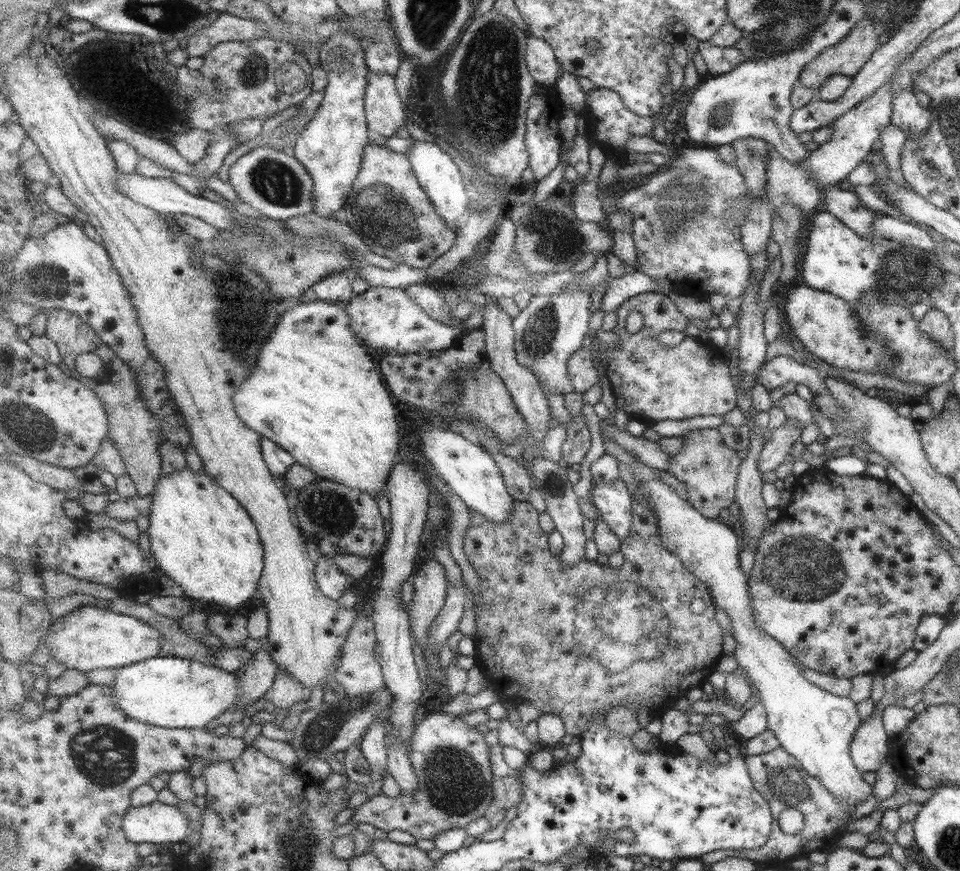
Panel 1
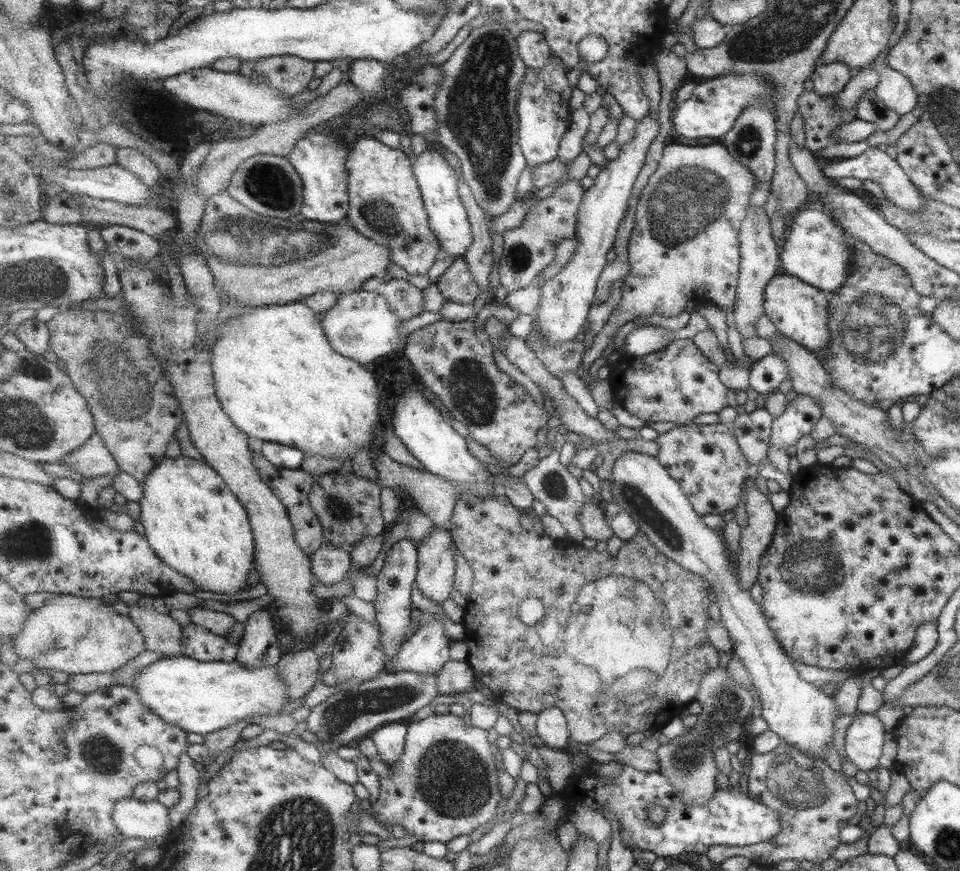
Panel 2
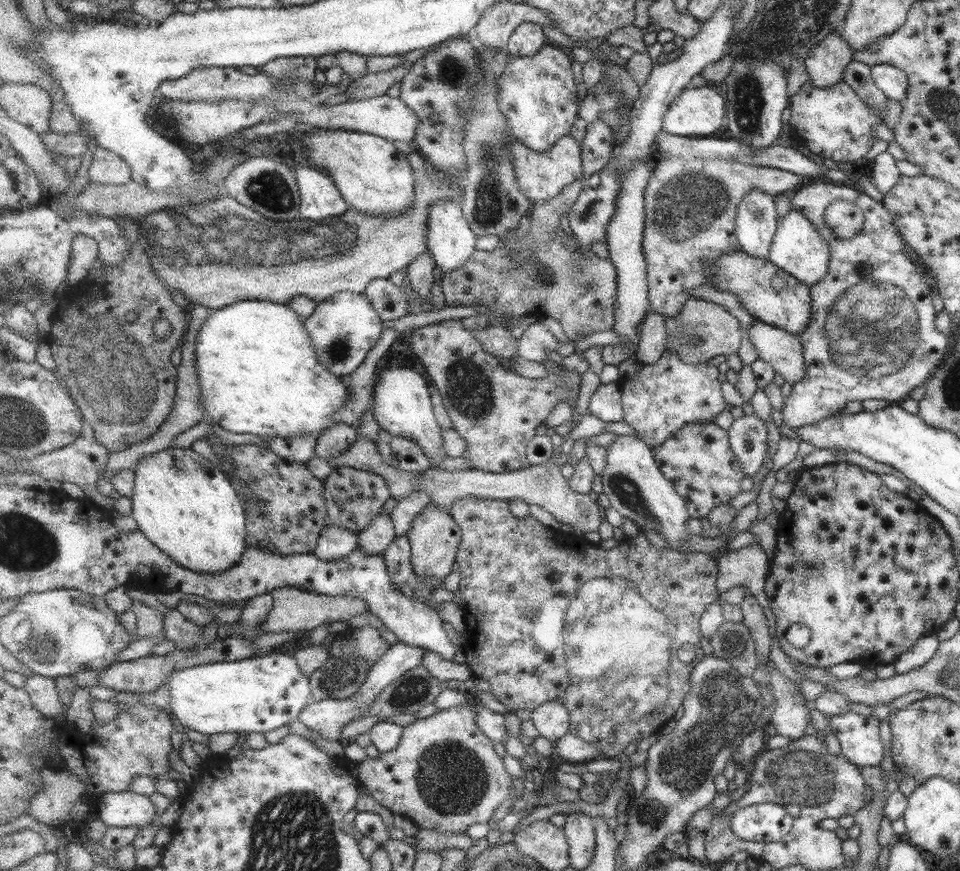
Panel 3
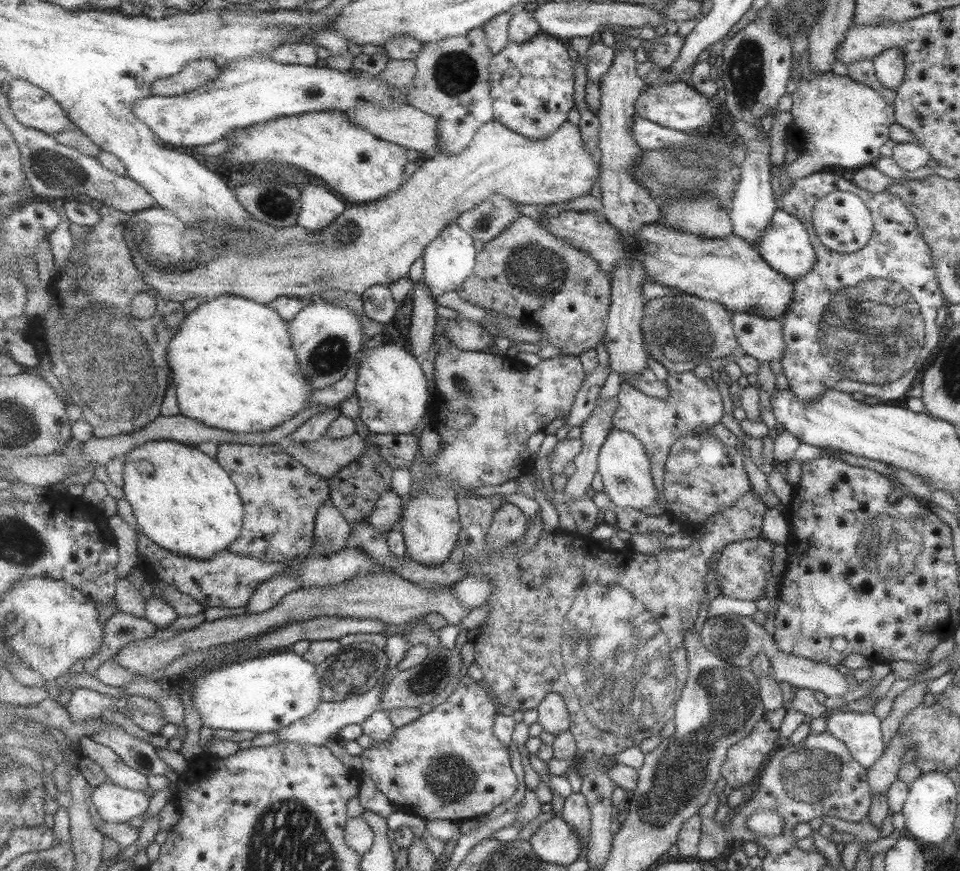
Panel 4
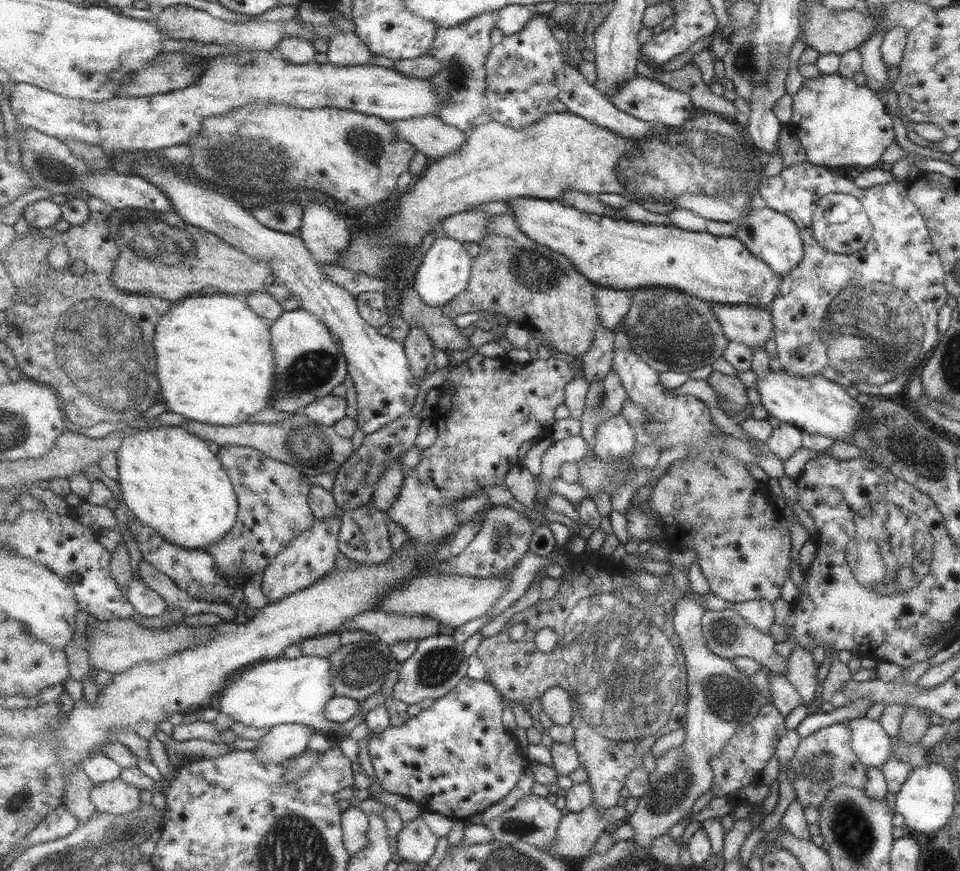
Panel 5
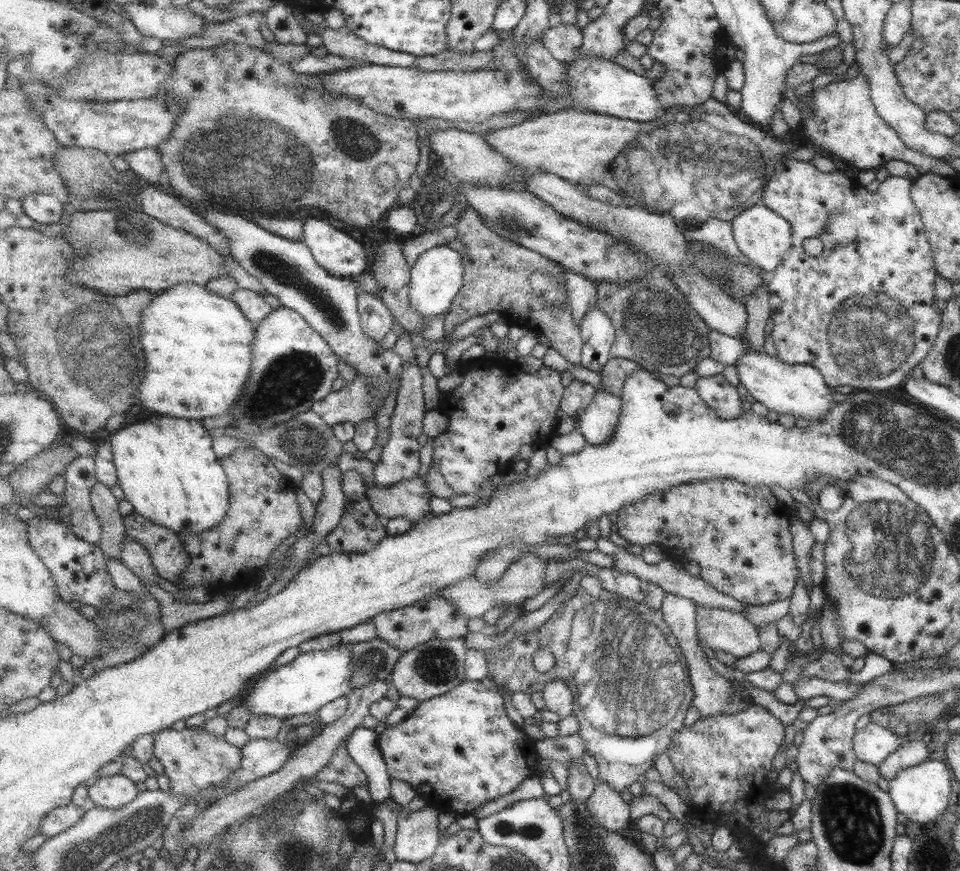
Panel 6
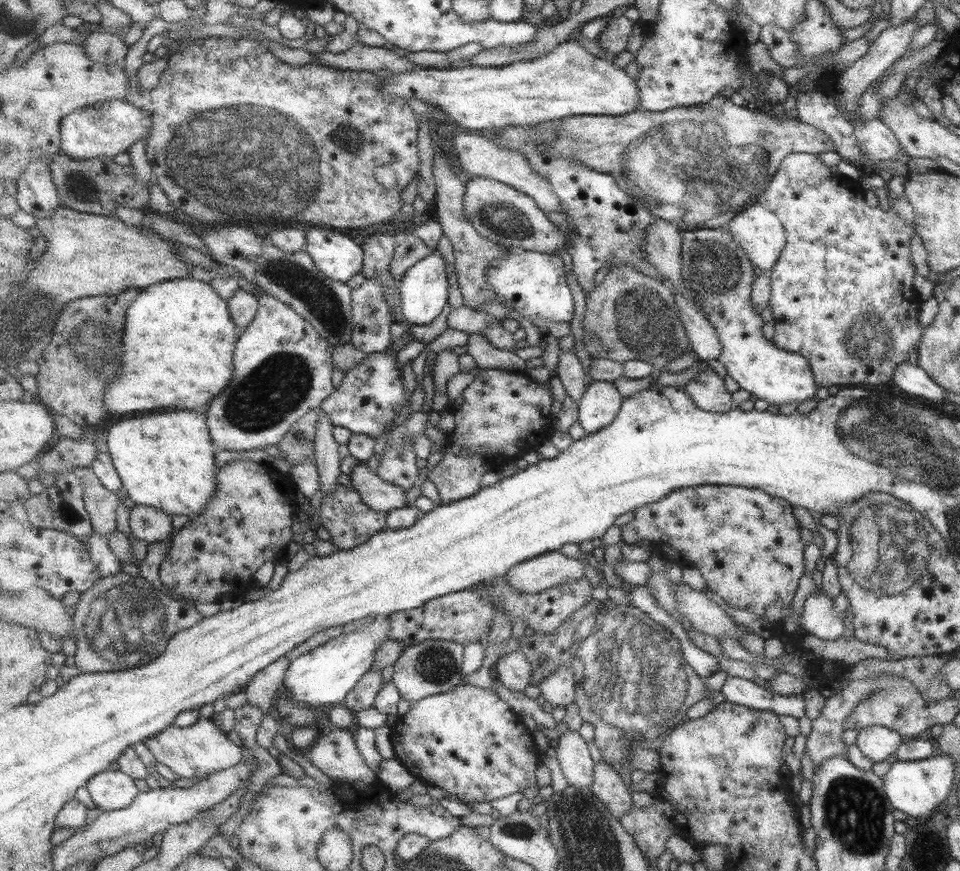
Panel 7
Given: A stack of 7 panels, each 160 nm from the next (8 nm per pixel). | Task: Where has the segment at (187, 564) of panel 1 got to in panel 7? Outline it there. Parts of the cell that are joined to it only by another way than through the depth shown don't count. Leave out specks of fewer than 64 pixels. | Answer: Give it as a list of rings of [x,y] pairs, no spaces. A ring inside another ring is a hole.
[[[190,410],[161,411],[161,414],[119,422],[108,430],[107,435],[106,452],[112,457],[124,489],[135,505],[152,506],[170,515],[183,514],[191,520],[208,507],[218,485],[217,471],[215,472],[215,454],[218,449],[211,437],[207,413]]]

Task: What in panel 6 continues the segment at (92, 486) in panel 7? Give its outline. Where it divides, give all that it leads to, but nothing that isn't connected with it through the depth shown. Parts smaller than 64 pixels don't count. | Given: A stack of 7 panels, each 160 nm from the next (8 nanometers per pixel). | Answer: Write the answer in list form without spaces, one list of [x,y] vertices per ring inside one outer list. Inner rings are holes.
[[[98,483],[92,490],[92,503],[102,526],[99,545],[109,559],[120,559],[127,530],[119,512],[119,500],[109,486]]]

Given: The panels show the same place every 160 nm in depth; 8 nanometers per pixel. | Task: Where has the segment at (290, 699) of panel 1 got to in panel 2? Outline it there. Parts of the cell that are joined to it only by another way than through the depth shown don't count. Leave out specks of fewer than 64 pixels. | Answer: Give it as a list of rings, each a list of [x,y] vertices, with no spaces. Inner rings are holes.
[[[315,650],[287,651],[278,662],[282,679],[288,684],[288,698],[303,698],[319,680],[319,656]]]

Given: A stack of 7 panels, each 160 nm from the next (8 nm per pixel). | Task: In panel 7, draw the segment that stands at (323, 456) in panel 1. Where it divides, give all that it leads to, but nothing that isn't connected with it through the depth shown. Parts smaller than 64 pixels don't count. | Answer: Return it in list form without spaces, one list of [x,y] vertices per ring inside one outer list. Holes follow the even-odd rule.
[[[187,277],[166,280],[144,288],[127,312],[127,326],[123,334],[123,368],[104,390],[104,401],[109,414],[129,414],[141,410],[190,410],[207,413],[211,400],[233,378],[233,358],[237,340],[237,325],[229,313],[229,304],[205,283]]]

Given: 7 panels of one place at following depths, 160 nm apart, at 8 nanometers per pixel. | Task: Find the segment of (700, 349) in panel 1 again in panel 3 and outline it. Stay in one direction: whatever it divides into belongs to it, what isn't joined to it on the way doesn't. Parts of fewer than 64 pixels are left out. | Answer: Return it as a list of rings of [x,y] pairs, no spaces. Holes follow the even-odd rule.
[[[541,320],[525,330],[519,339],[519,357],[541,364],[551,352],[556,352],[557,342]],[[668,349],[659,362],[656,362],[655,365],[643,365],[643,369],[633,377],[633,379],[625,379],[620,378],[618,380],[618,384],[621,388],[622,392],[622,405],[624,410],[624,421],[629,424],[629,426],[633,427],[635,430],[637,437],[643,440],[652,450],[657,450],[661,447],[662,443],[665,443],[675,432],[680,431],[681,428],[690,424],[697,423],[713,423],[715,422],[715,418],[723,412],[723,410],[729,410],[729,404],[725,402],[725,398],[723,398],[723,392],[721,392],[721,380],[719,380],[719,376],[721,376],[722,367],[717,366],[709,366],[709,364],[687,364],[684,360],[681,360],[681,357],[677,355],[677,353],[673,353],[671,349]]]

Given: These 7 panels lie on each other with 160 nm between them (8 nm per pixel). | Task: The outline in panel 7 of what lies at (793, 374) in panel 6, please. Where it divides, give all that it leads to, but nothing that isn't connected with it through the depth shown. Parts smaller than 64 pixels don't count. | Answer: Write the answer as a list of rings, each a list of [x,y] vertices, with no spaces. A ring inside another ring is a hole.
[[[706,226],[702,229],[683,230],[683,268],[682,277],[685,288],[692,290],[705,309],[709,311],[706,318],[713,324],[713,329],[719,335],[719,341],[723,345],[723,352],[719,356],[729,377],[736,381],[740,389],[753,394],[759,400],[765,400],[768,404],[787,404],[793,401],[798,403],[803,400],[815,399],[817,391],[816,382],[813,381],[812,370],[809,369],[808,360],[795,352],[787,352],[771,344],[761,334],[760,314],[753,312],[751,282],[753,282],[753,263],[746,255],[745,249],[734,239],[729,227]]]

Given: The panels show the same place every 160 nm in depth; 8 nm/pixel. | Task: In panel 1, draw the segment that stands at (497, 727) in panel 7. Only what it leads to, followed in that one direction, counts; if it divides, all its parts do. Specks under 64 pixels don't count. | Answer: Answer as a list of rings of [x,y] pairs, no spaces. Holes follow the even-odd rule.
[[[448,713],[423,714],[410,742],[410,759],[412,767],[419,779],[419,788],[413,794],[401,794],[399,798],[375,796],[367,800],[354,812],[352,822],[366,823],[388,833],[400,830],[414,838],[434,840],[437,835],[451,829],[467,828],[473,820],[484,818],[487,810],[495,800],[493,794],[494,775],[491,770],[491,750],[485,735],[472,725],[467,724],[463,717]]]

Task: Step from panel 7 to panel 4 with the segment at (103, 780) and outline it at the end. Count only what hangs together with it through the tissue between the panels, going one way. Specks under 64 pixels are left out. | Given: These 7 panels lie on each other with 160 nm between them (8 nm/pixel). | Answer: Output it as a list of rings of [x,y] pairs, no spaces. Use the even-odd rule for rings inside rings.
[[[111,781],[94,788],[92,806],[107,823],[129,823],[149,808],[149,796],[142,791],[122,788]]]

